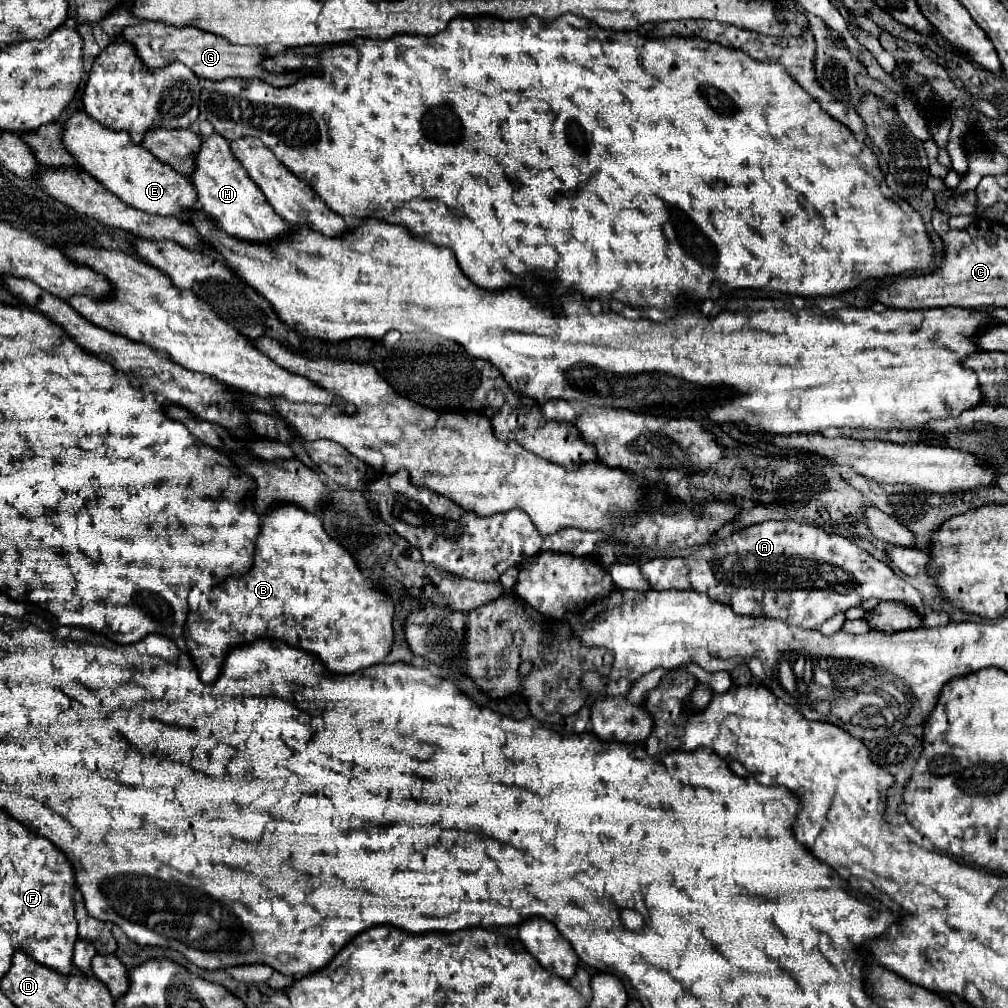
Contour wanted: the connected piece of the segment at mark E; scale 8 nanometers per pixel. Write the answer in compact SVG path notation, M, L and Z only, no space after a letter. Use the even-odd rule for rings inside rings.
M79 110L65 124L63 142L75 160L79 160L79 166L115 196L119 196L127 206L159 216L181 216L197 210L197 192L193 190L195 186L189 182L189 178L159 162L147 148L133 144L127 132L103 128L99 122Z

